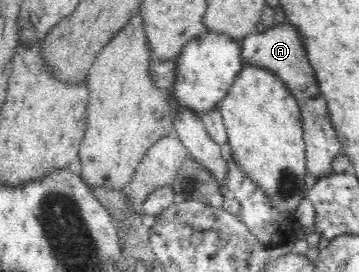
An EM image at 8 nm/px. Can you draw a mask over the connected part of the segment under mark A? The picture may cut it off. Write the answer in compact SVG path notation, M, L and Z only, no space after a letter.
M285 22L270 27L266 32L249 34L239 44L242 50L241 58L245 61L245 64L269 70L295 96L302 120L308 173L315 178L331 173L332 162L341 152L340 142L336 130L332 126L325 100L321 96L321 90L315 82L315 76L313 76L315 70L311 68L311 64L307 60L302 36L299 35L293 25L289 26Z

